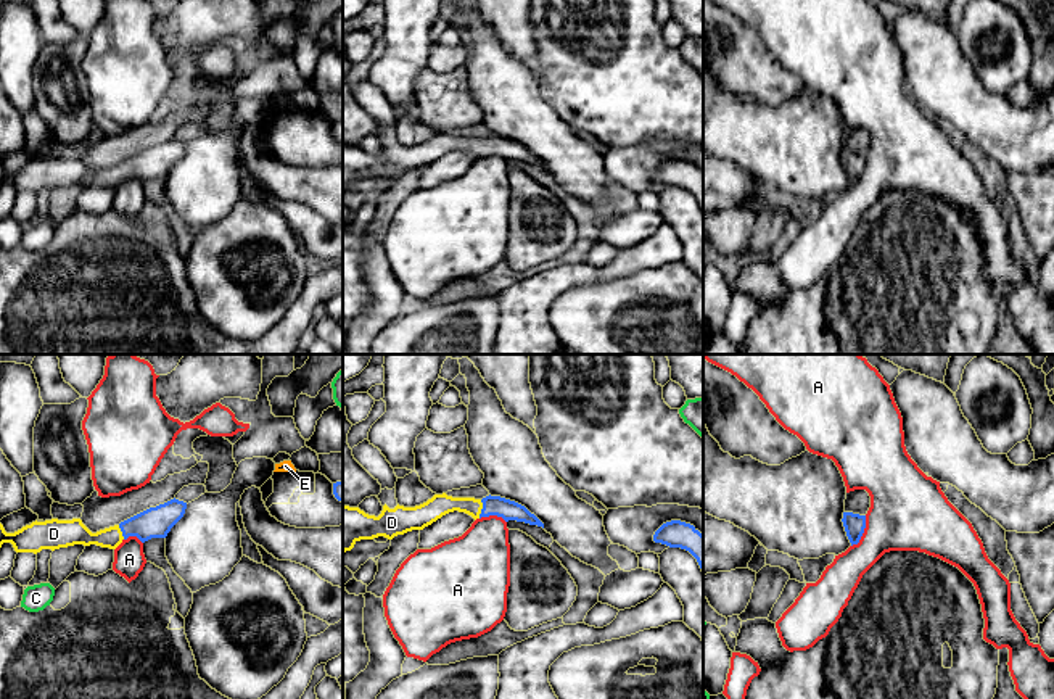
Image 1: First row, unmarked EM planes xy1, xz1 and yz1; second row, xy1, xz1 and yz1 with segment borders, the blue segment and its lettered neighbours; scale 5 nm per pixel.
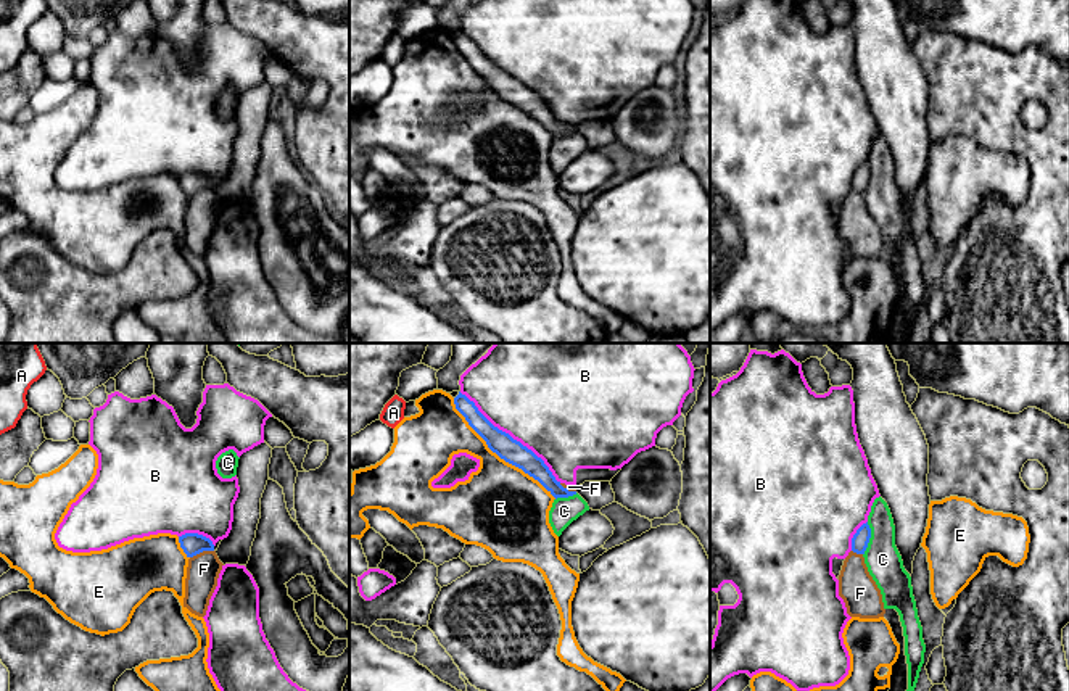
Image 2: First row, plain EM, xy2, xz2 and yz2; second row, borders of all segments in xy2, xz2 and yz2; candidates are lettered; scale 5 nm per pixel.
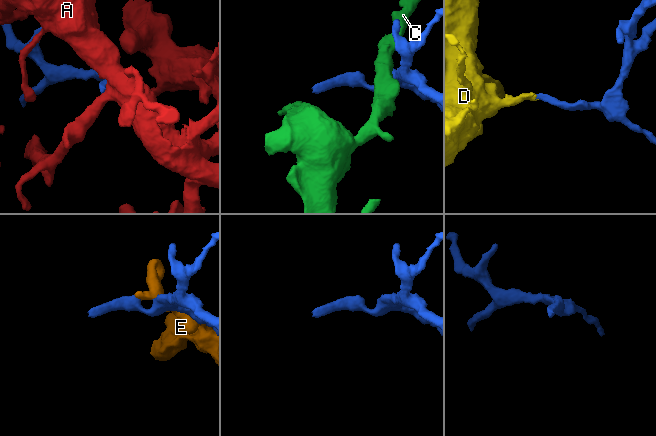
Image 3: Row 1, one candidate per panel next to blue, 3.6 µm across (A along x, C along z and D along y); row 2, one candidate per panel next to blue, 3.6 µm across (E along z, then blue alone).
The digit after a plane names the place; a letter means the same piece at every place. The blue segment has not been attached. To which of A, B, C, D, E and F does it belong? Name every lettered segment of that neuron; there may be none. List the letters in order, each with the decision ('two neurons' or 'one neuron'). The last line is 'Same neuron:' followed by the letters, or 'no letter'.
A: two neurons
B: two neurons
C: two neurons
D: one neuron
E: two neurons
F: two neurons
Same neuron: D

